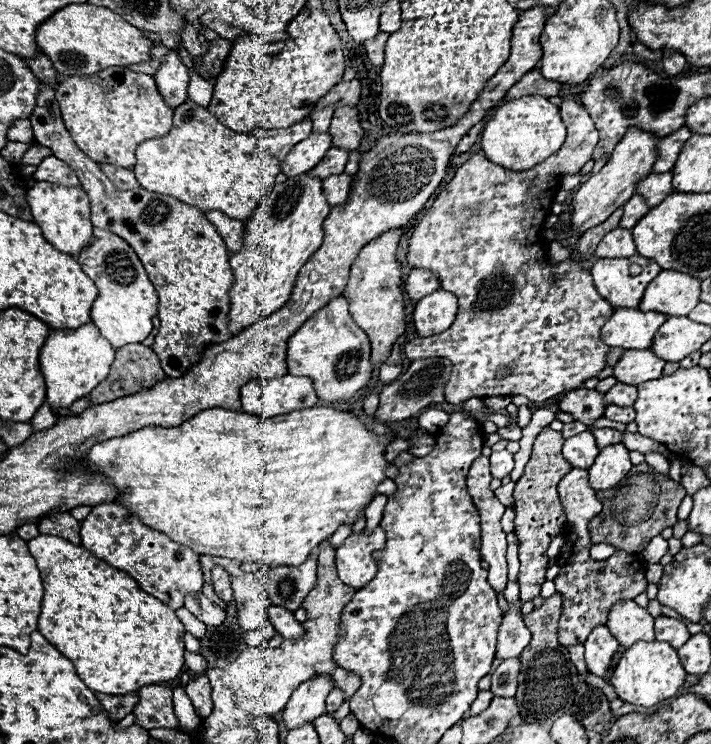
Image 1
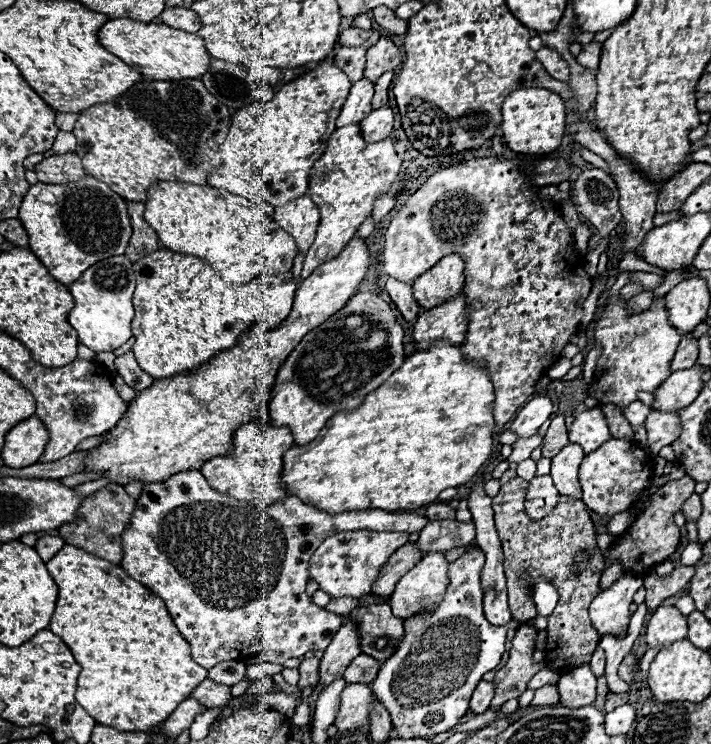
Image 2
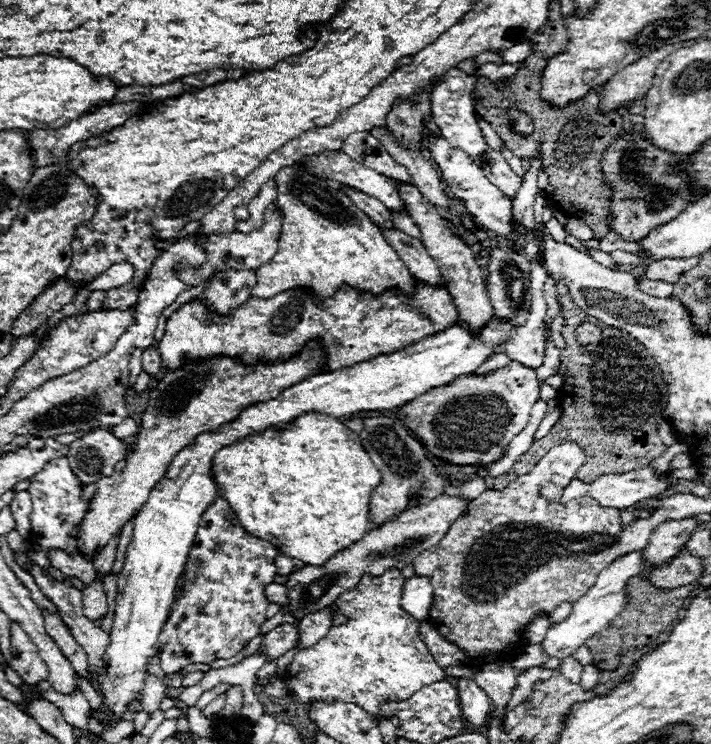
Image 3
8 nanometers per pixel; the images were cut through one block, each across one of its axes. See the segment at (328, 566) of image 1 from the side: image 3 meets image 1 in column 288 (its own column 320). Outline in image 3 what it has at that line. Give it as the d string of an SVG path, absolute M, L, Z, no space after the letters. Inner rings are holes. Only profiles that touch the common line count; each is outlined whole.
M390 568L382 576L364 576L360 584L352 588L352 592L344 592L340 600L332 602L332 608L342 612L348 618L348 622L342 626L332 626L330 632L316 646L300 650L294 656L292 664L284 674L284 682L288 684L288 692L296 702L308 704L314 698L342 700L358 704L368 714L378 714L380 704L384 700L406 700L422 686L446 678L446 672L436 664L434 656L428 652L426 644L418 634L420 622L400 606L404 582L406 578L402 576L402 572L398 568Z

